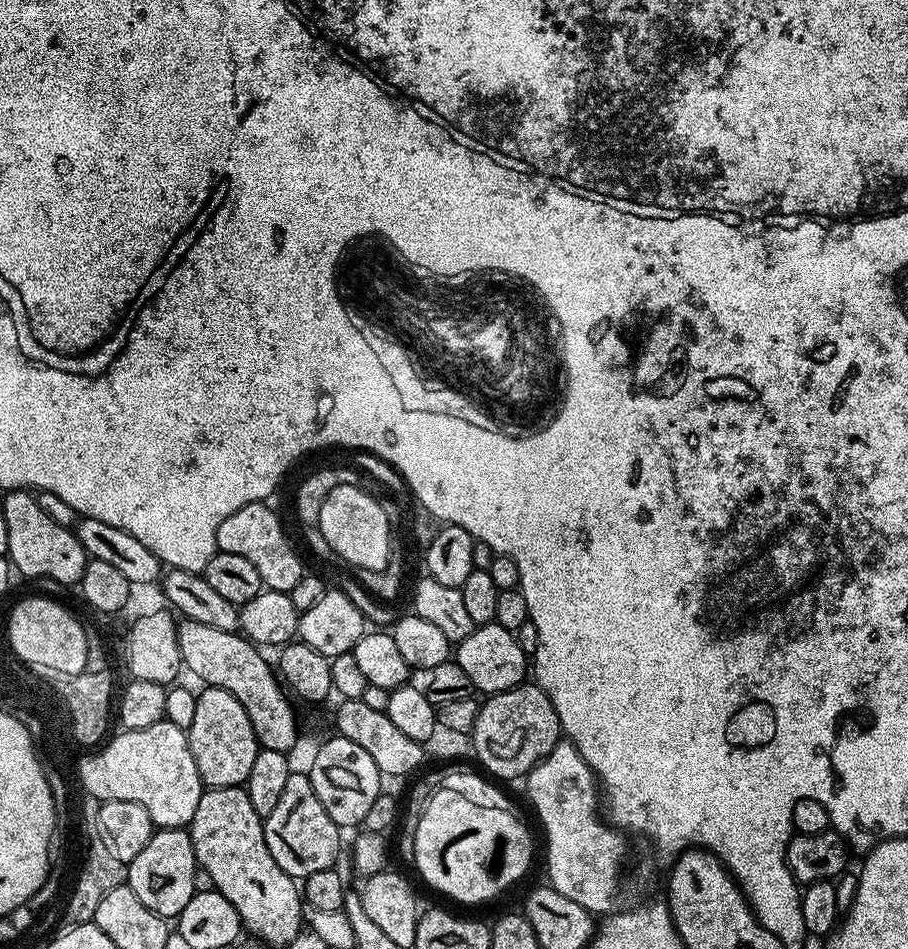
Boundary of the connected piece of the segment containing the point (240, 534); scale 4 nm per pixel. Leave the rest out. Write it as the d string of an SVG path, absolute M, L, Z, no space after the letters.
M267 503L247 504L242 510L234 510L222 526L216 531L216 547L226 554L239 554L241 558L250 558L250 563L258 569L265 589L273 592L291 593L294 586L306 574L306 568L300 561L294 545L288 541L280 520L268 509Z

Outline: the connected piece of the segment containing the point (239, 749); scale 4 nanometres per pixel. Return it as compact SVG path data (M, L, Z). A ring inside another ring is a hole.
M209 688L196 697L194 722L186 729L190 754L194 754L194 766L198 766L201 785L208 788L239 788L247 785L254 758L261 746L256 741L254 726L242 710L242 702L221 688Z

